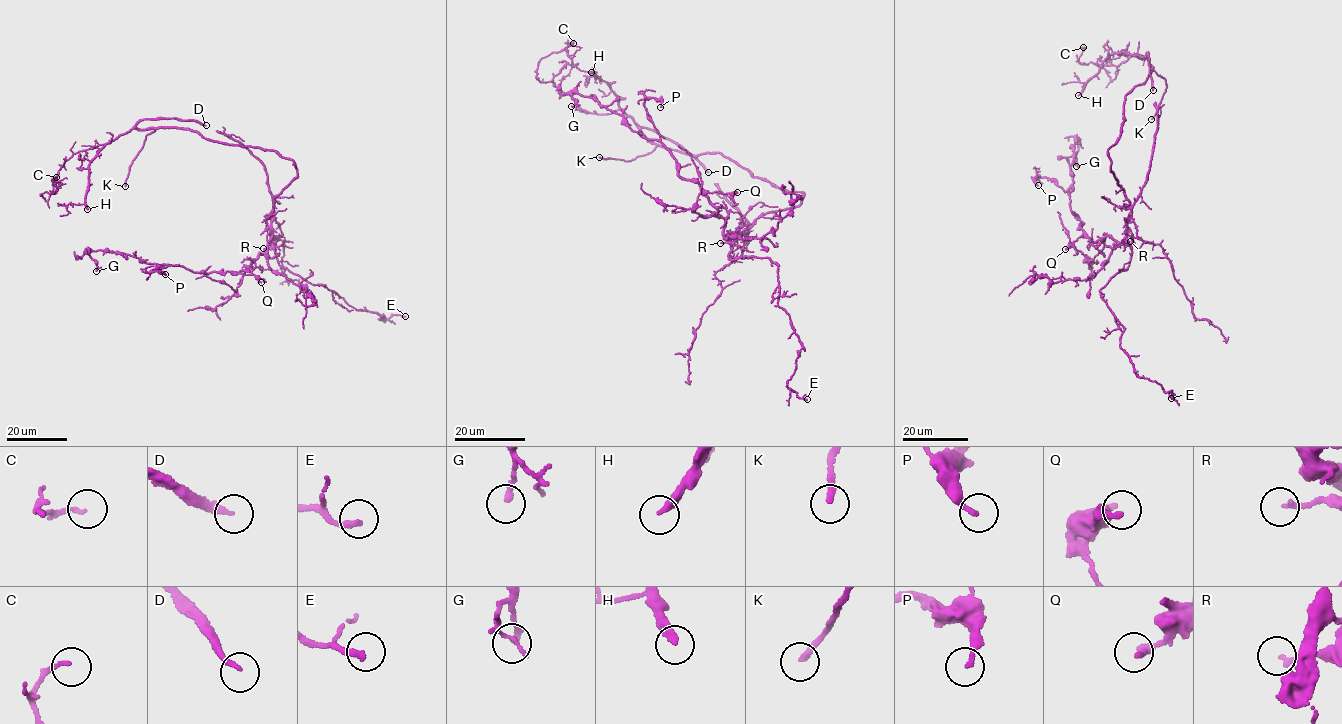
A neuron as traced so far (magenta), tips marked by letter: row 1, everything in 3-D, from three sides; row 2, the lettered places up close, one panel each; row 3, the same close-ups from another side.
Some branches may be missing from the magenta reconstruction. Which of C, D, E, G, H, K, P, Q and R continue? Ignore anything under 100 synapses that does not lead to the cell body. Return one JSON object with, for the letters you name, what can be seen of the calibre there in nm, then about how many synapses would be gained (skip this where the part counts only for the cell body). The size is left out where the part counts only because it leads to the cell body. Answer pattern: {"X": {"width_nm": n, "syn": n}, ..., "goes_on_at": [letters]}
{"H": {"width_nm": 320, "syn": 120}, "K": {"width_nm": 240}, "goes_on_at": ["H", "K"]}

